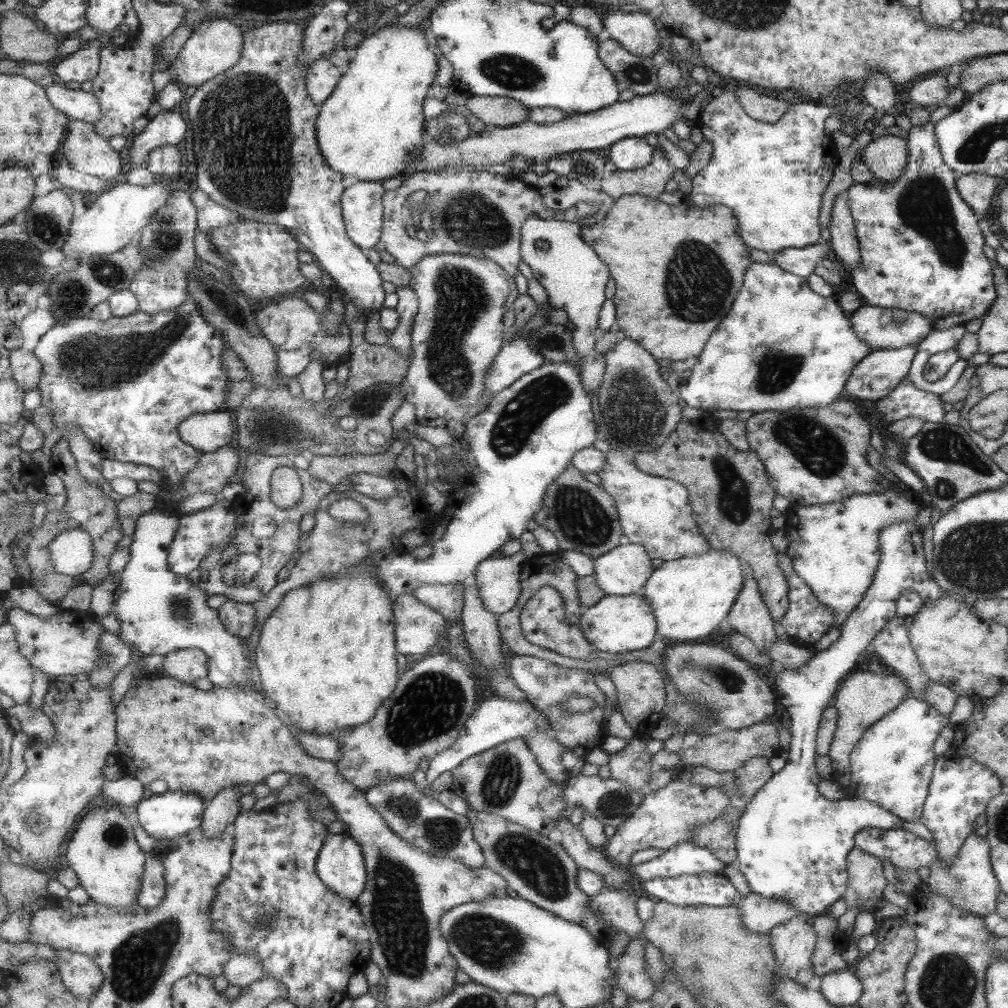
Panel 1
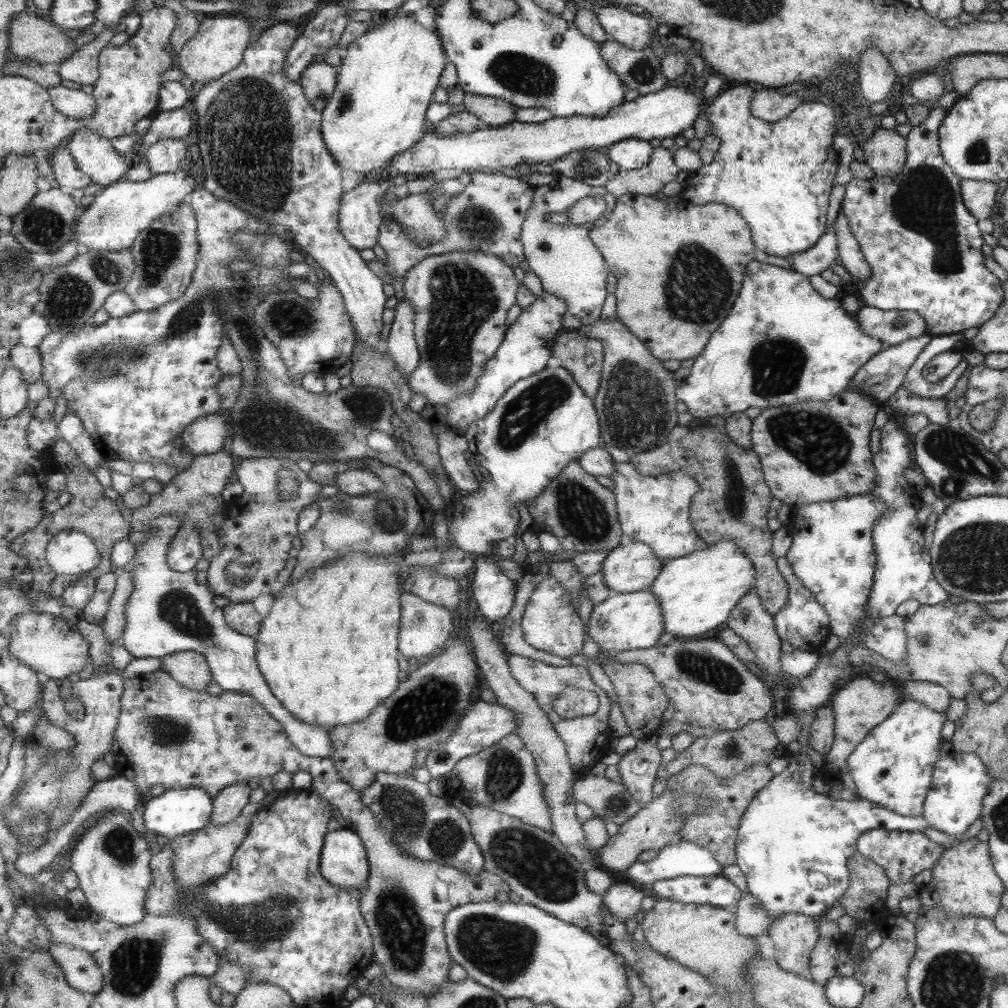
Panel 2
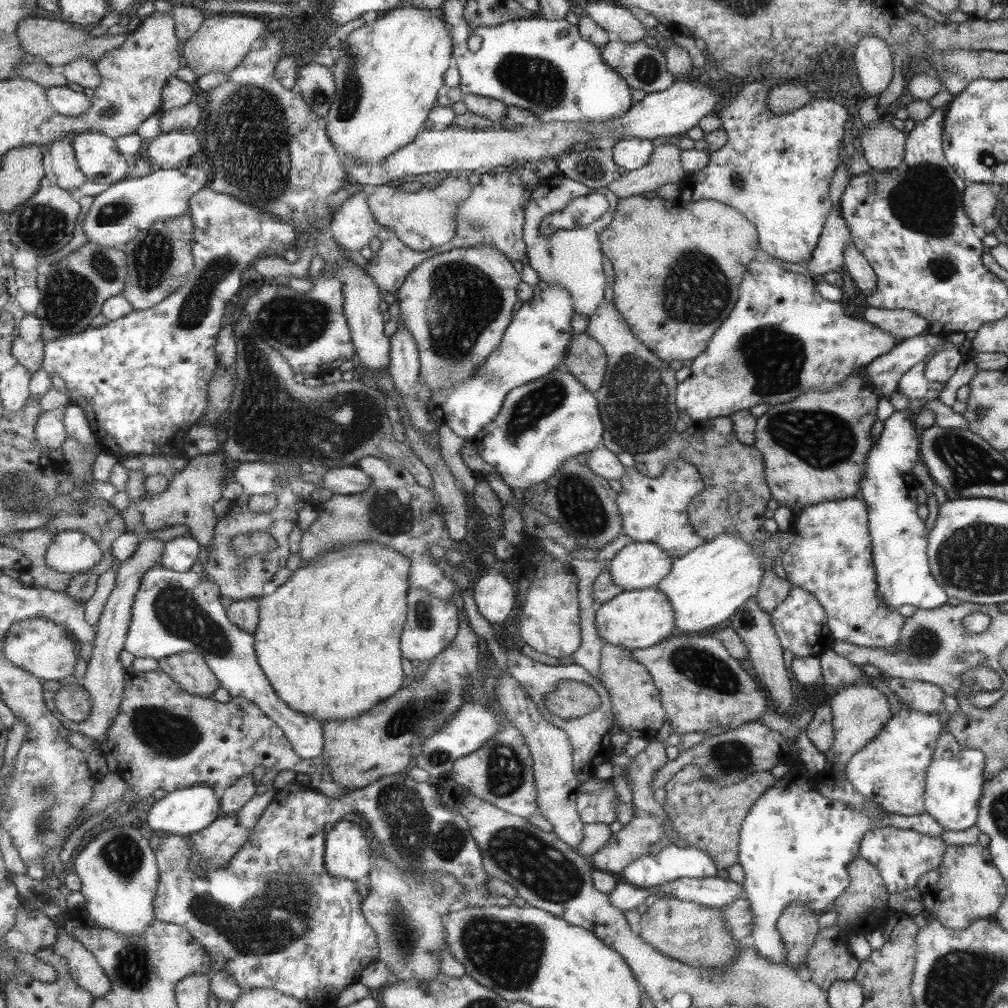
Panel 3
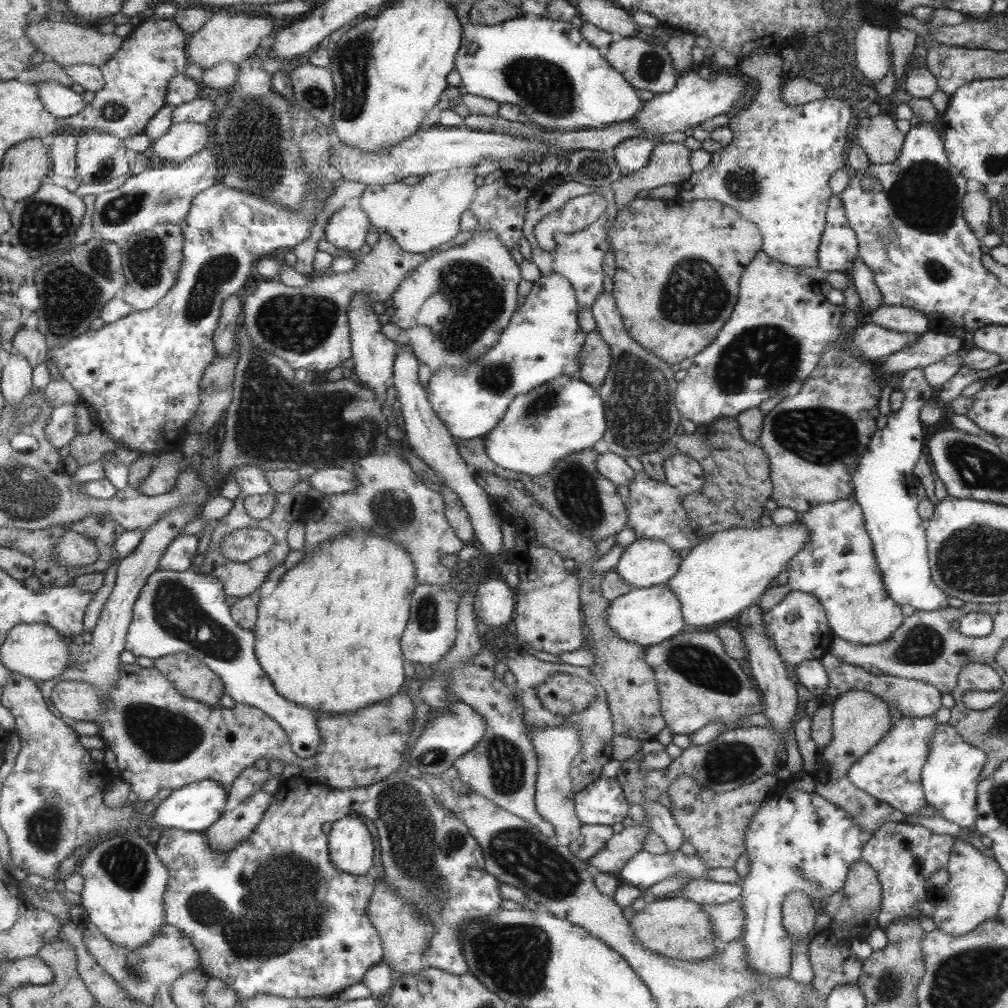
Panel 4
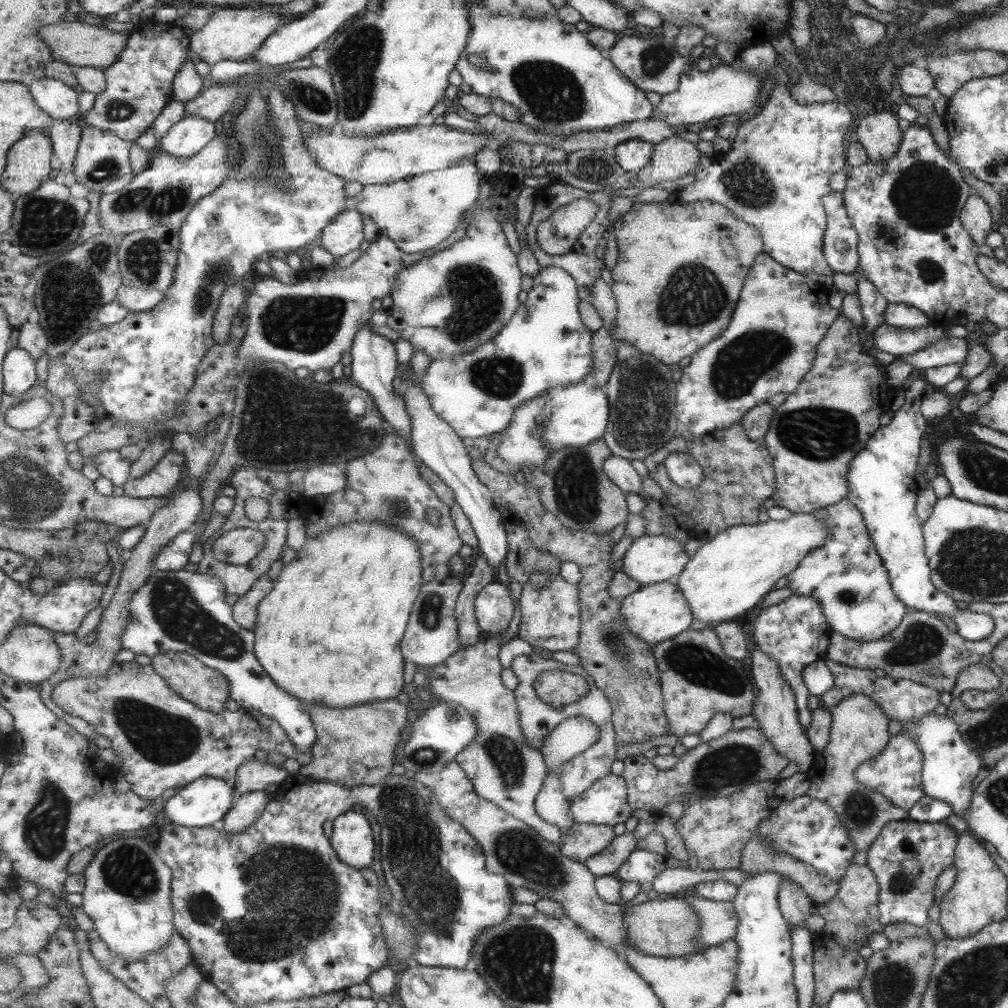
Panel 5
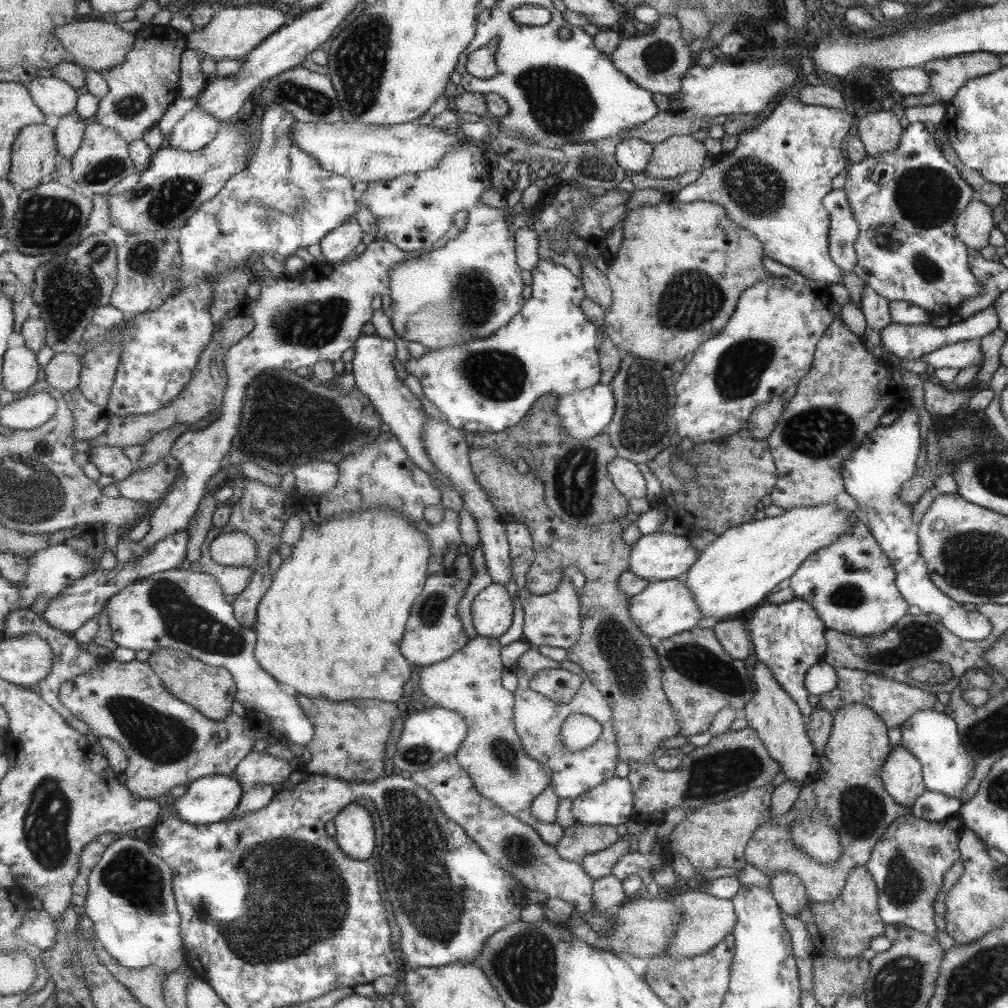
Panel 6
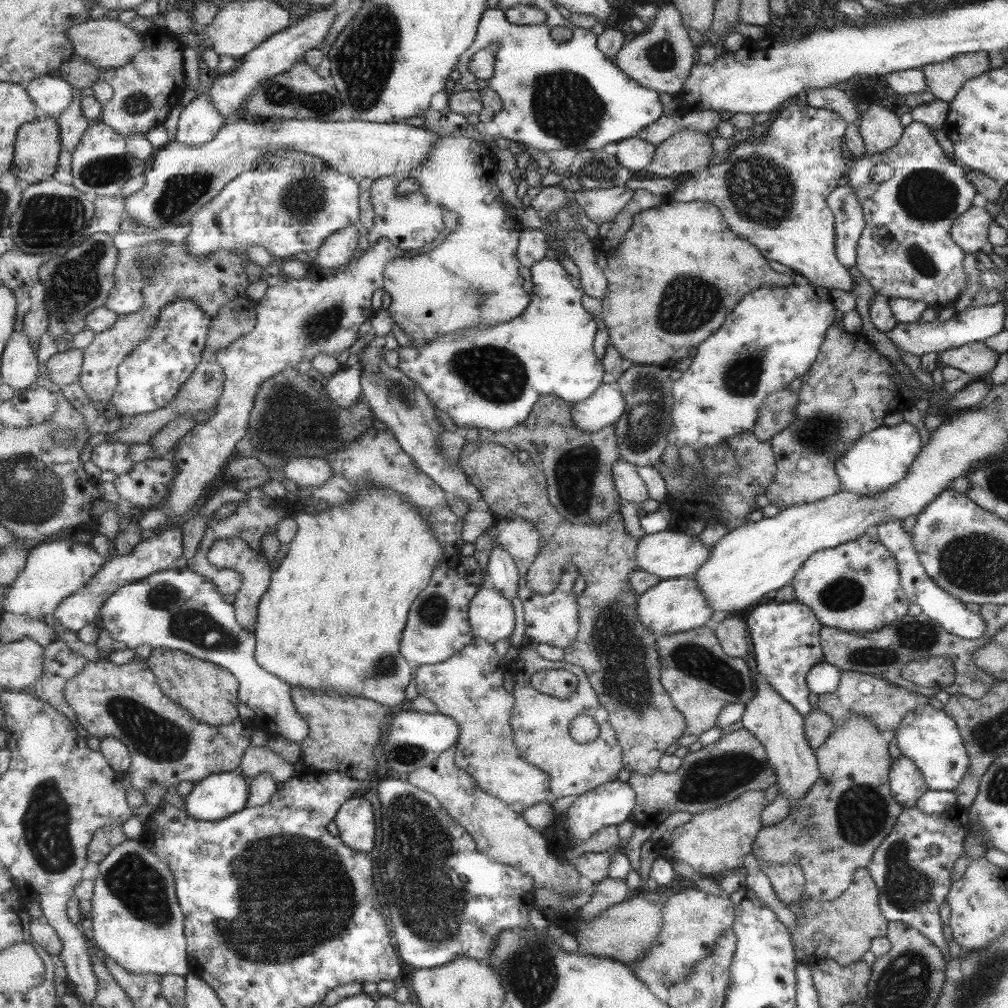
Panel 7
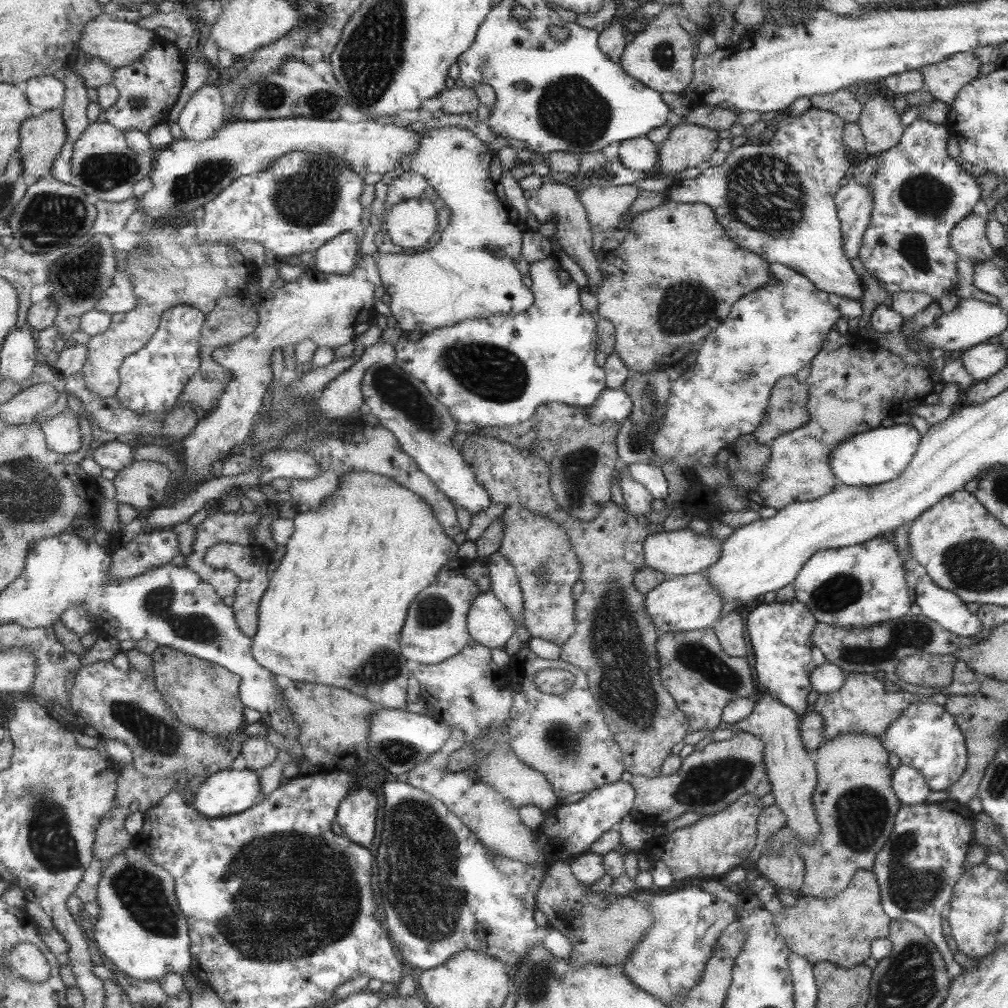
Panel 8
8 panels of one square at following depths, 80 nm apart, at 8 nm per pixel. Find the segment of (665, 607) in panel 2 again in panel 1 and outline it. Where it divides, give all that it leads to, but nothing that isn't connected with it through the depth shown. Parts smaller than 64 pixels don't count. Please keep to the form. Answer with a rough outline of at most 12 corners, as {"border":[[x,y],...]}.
{"border":[[714,549],[664,561],[641,595],[659,636],[709,636],[742,589],[743,562]]}

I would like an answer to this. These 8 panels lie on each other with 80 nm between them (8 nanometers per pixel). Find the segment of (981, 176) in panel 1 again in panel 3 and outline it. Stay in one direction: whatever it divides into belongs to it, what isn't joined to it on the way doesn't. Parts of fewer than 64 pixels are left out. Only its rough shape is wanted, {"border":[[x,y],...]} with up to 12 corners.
{"border":[[968,182],[962,204],[975,226],[997,200],[990,184]]}

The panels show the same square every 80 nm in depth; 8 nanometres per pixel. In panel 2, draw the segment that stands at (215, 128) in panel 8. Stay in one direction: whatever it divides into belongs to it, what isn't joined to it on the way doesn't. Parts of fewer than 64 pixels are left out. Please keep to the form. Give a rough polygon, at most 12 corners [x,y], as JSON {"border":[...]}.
{"border":[[183,139],[156,142],[146,150],[153,174],[180,168],[187,156]]}

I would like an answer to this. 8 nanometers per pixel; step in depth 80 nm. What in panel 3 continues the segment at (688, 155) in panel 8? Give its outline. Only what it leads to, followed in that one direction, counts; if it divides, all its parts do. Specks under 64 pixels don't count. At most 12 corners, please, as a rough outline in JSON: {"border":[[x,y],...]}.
{"border":[[661,144],[606,188],[618,199],[653,192],[687,173],[679,147]]}

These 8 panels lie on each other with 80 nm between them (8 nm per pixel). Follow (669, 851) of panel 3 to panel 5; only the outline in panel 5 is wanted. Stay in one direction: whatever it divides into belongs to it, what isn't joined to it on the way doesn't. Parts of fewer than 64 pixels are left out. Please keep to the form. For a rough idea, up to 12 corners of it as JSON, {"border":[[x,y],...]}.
{"border":[[635,850],[619,866],[621,882],[640,886],[659,872],[677,867],[678,860]]}

